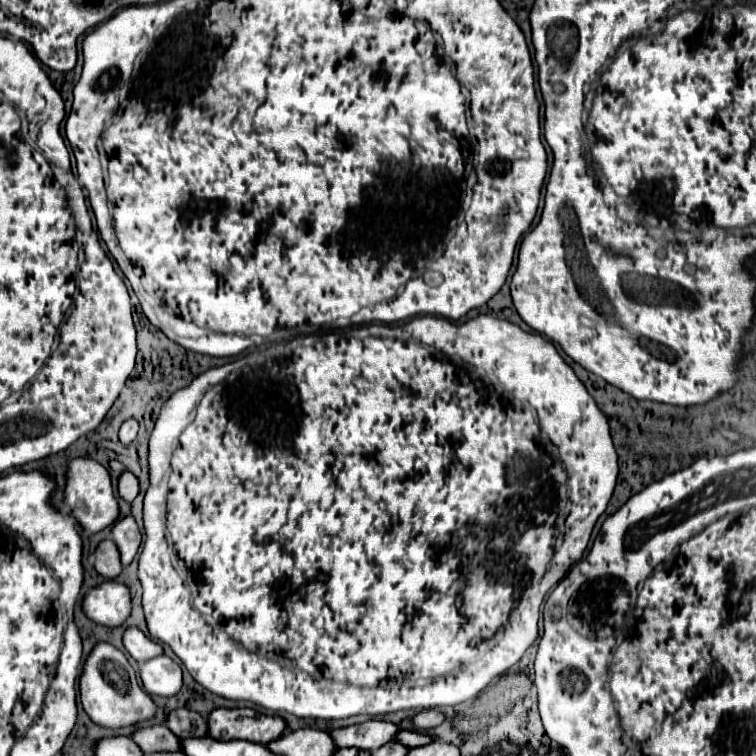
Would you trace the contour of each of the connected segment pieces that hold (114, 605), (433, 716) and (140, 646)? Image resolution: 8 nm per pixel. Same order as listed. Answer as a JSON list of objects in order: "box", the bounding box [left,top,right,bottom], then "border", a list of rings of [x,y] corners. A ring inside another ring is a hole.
[{"box":[81,580,131,628],"border":[[[115,580],[101,582],[83,596],[81,608],[85,616],[97,624],[111,626],[111,628],[119,626],[127,620],[131,612],[129,588]]]},{"box":[411,710,445,730],"border":[[[421,710],[411,718],[411,722],[417,730],[431,730],[431,728],[439,726],[443,720],[445,720],[445,716],[437,710]]]},{"box":[123,628,163,662],"border":[[[127,628],[123,634],[123,646],[125,650],[137,660],[145,662],[149,658],[155,658],[163,654],[163,648],[159,642],[153,642],[149,636],[145,636],[139,628]]]}]

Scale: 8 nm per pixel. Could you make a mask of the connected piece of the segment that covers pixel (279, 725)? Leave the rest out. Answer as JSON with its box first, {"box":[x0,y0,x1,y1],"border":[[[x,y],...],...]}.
{"box":[207,708,285,744],"border":[[[215,708],[207,716],[209,736],[217,740],[249,740],[257,744],[269,744],[277,740],[285,730],[285,720],[279,716],[259,716],[251,708]]]}

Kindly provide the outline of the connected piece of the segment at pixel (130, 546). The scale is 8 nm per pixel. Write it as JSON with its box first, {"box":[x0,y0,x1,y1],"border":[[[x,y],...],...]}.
{"box":[111,516,141,566],"border":[[[125,516],[121,520],[117,520],[113,526],[111,526],[111,536],[113,536],[113,542],[117,544],[119,552],[121,552],[121,562],[123,566],[131,564],[131,560],[135,558],[139,546],[141,546],[141,532],[133,520],[133,516]]]}

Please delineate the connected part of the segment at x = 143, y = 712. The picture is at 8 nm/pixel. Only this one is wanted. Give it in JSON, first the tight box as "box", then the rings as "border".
{"box":[79,642,155,728],"border":[[[97,642],[83,662],[83,672],[79,676],[79,698],[83,710],[95,724],[105,728],[121,728],[155,714],[155,704],[151,696],[143,690],[135,670],[127,662],[125,654],[109,642]]]}

